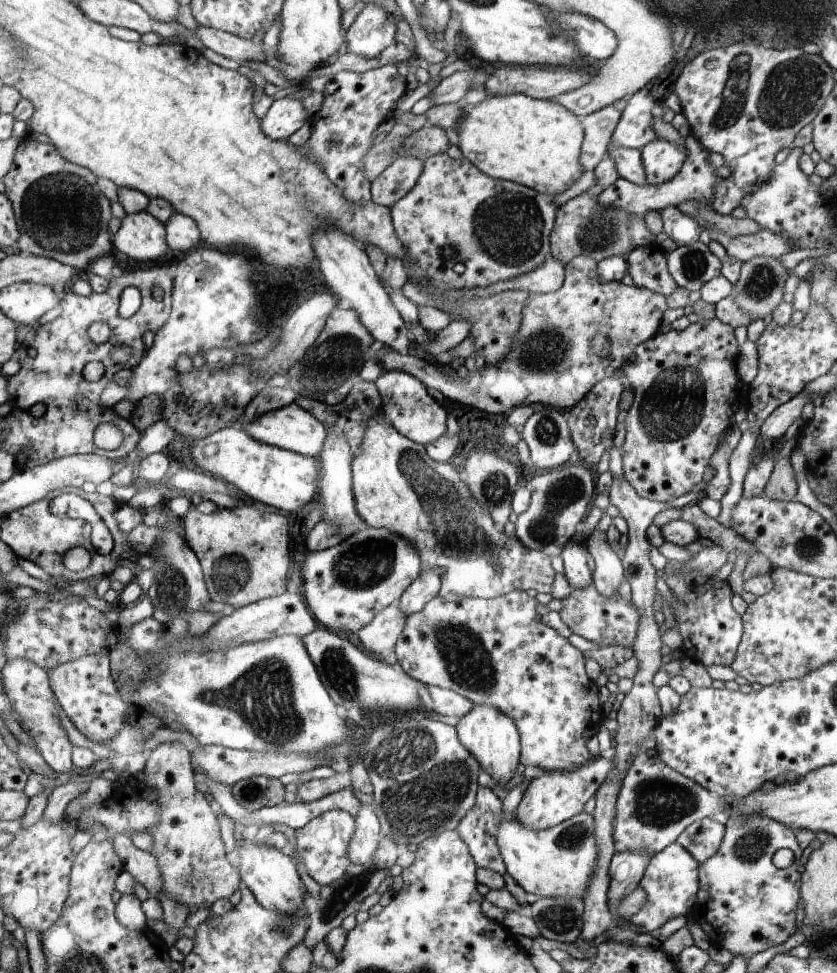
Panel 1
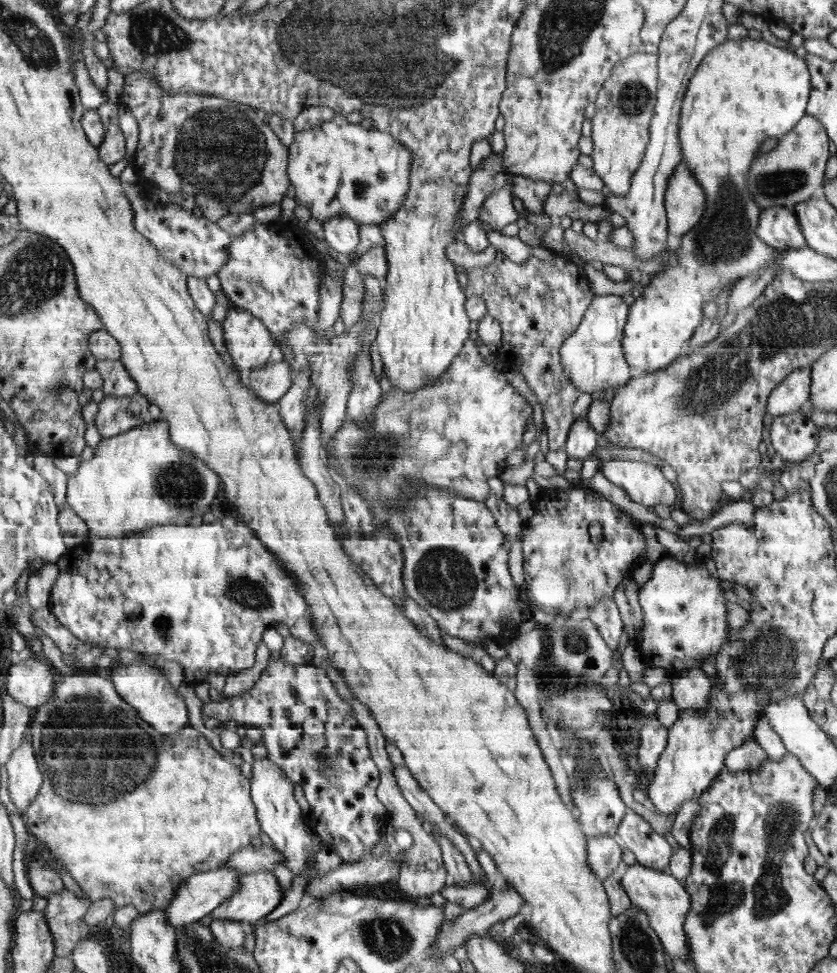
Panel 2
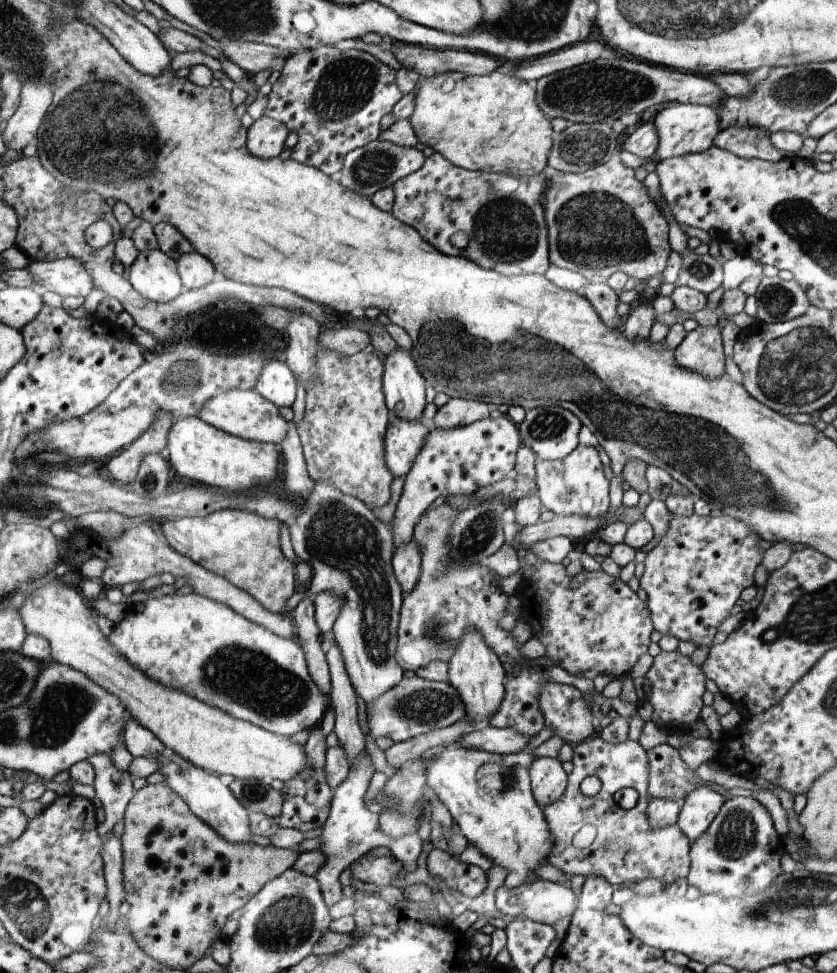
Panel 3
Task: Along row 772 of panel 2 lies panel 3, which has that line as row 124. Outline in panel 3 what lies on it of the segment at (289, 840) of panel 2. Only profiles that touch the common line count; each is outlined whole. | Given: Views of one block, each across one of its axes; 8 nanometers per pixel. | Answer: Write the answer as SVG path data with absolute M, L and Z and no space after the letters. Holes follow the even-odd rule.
M263 116L249 128L247 150L259 160L275 160L281 152L285 152L285 142L289 134L291 132L283 122Z

